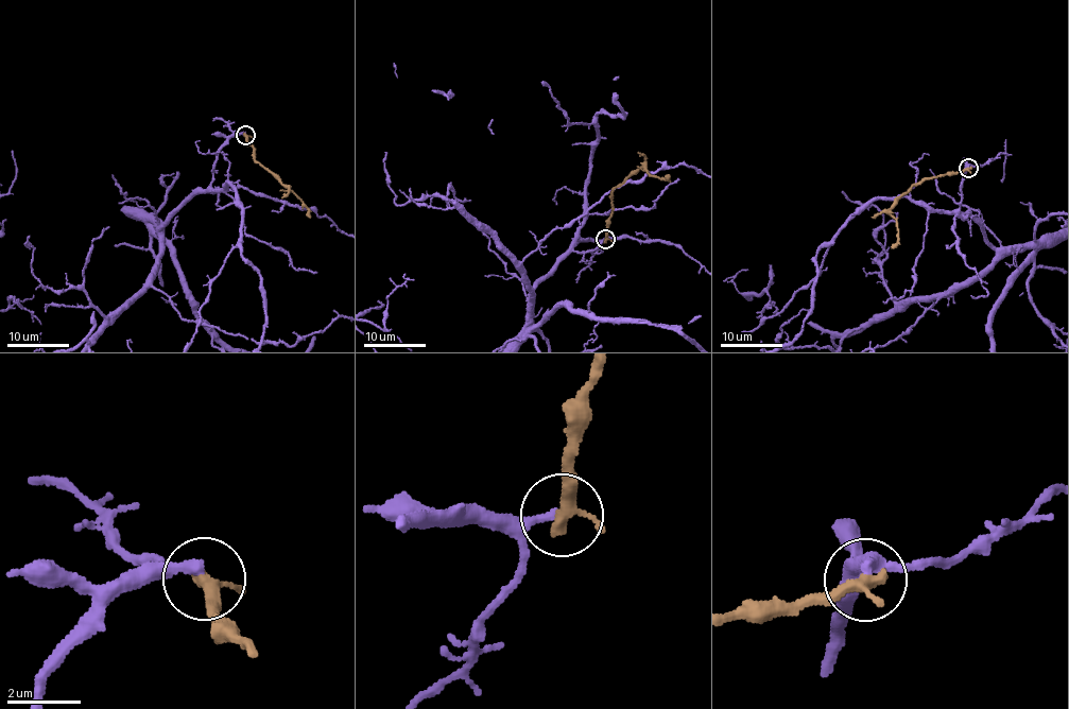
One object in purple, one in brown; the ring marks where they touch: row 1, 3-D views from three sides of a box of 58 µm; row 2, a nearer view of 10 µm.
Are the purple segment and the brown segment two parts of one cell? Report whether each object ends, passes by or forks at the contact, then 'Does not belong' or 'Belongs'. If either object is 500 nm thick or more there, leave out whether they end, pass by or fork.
At the ring purple ends. At the ring brown passes by. Does not belong

